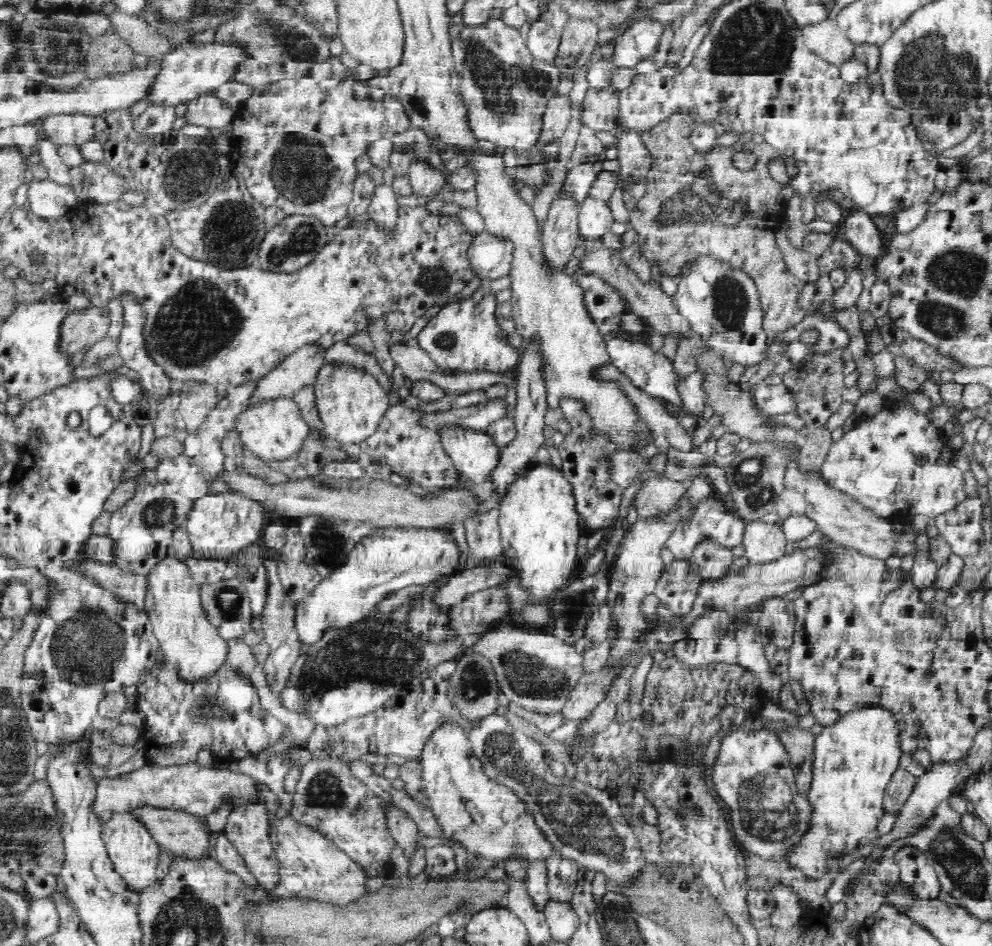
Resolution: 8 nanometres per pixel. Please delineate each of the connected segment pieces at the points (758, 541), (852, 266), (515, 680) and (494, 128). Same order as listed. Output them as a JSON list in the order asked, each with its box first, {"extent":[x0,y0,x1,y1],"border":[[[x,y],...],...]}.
[{"extent":[744,520,791,564],"border":[[[781,520],[772,522],[747,521],[744,552],[750,564],[766,564],[787,554],[791,546],[782,530]]]},{"extent":[816,237,862,274],"border":[[[840,237],[832,242],[832,246],[822,252],[822,256],[816,259],[819,267],[819,274],[822,272],[832,272],[834,269],[842,269],[849,273],[857,268],[862,262],[862,254],[858,254],[856,248],[848,241]]]},{"extent":[466,628,586,714],"border":[[[502,628],[481,634],[466,653],[479,654],[492,665],[497,686],[510,701],[529,711],[542,714],[561,712],[568,696],[580,678],[586,677],[583,658],[573,645],[568,645],[550,631],[531,633],[523,628]]]},{"extent":[449,17,561,152],"border":[[[502,17],[479,25],[464,25],[460,34],[449,40],[449,50],[457,70],[460,93],[469,111],[470,127],[478,140],[487,140],[497,146],[504,145],[517,152],[537,147],[546,103],[549,98],[557,95],[556,88],[561,74],[558,68],[554,64],[538,61],[528,49],[526,35],[506,24]]]}]

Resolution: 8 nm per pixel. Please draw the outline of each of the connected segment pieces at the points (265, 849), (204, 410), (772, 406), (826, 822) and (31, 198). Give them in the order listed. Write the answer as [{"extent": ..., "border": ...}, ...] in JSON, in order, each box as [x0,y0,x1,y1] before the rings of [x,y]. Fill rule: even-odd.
[{"extent":[222,803,279,890],"border":[[[258,803],[248,807],[236,807],[228,814],[226,826],[222,833],[240,853],[246,867],[255,876],[258,886],[266,890],[275,887],[279,879],[279,861],[270,840],[271,826],[267,806],[264,803]]]},{"extent":[177,381,219,432],"border":[[[184,381],[178,384],[180,406],[177,415],[186,422],[187,431],[194,432],[206,419],[219,402],[214,385],[198,381]]]},{"extent":[753,383,798,416],"border":[[[784,383],[782,384],[757,384],[753,387],[754,399],[762,413],[778,416],[790,414],[798,408],[798,397]]]},{"extent":[784,708,901,880],"border":[[[862,708],[848,712],[848,715],[838,720],[838,723],[824,727],[815,736],[811,758],[812,782],[806,797],[812,806],[812,814],[810,814],[808,830],[800,835],[798,842],[788,850],[788,860],[784,859],[784,862],[790,863],[790,869],[800,870],[808,880],[820,880],[830,872],[832,864],[837,859],[860,848],[860,840],[864,836],[871,837],[876,833],[877,825],[885,814],[883,796],[886,785],[899,768],[901,752],[898,733],[895,720],[889,712],[881,708]]]},{"extent":[27,178,81,219],"border":[[[49,178],[32,179],[28,184],[27,200],[34,214],[46,219],[64,216],[81,202],[70,186],[58,184]]]}]

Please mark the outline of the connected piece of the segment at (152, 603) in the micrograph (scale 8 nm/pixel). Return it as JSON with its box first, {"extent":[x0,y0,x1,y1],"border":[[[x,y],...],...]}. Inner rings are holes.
{"extent":[144,556,228,684],"border":[[[168,556],[148,574],[149,588],[144,600],[154,636],[158,639],[164,660],[188,684],[214,677],[228,661],[228,641],[207,620],[201,603],[201,587],[189,575],[184,562]]]}

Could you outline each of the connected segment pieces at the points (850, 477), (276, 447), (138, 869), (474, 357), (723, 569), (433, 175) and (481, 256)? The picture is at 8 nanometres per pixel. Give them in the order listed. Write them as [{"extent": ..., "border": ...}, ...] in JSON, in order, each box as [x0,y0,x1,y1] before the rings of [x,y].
[{"extent":[820,403,968,520],"border":[[[896,403],[882,408],[876,414],[859,419],[852,430],[845,432],[838,442],[833,442],[820,468],[822,479],[828,481],[828,485],[852,495],[862,506],[887,520],[897,512],[906,510],[912,515],[942,516],[968,499],[968,494],[963,472],[952,465],[952,460],[940,463],[949,448],[942,442],[938,429],[924,413],[918,413],[906,404]]]},{"extent":[235,397,311,463],"border":[[[280,397],[248,407],[239,416],[235,428],[246,452],[267,463],[274,460],[284,461],[296,455],[311,436],[310,427],[293,397]]]},{"extent":[102,813,160,894],"border":[[[114,813],[112,818],[102,826],[102,839],[104,839],[107,854],[113,863],[114,871],[121,876],[126,886],[132,892],[138,894],[147,886],[154,884],[157,881],[156,870],[160,847],[152,838],[150,832],[144,828],[144,825],[128,813]]]},{"extent":[418,287,521,372],"border":[[[489,287],[480,288],[474,291],[469,297],[448,303],[442,306],[440,312],[431,320],[418,335],[419,346],[432,358],[433,362],[440,368],[448,371],[486,371],[486,372],[507,372],[520,362],[521,350],[511,346],[508,334],[504,332],[496,318],[496,297],[489,290]]]},{"extent":[691,537,734,580],"border":[[[704,537],[695,546],[691,560],[696,563],[697,572],[703,579],[720,580],[730,572],[734,557],[730,547],[712,537]]]},{"extent":[407,156,445,199],"border":[[[416,156],[411,158],[407,176],[413,192],[428,199],[445,186],[444,173],[426,159],[418,159]]]},{"extent":[467,230,513,280],"border":[[[486,230],[473,235],[467,250],[469,267],[475,276],[487,280],[498,280],[509,274],[513,245]]]}]

